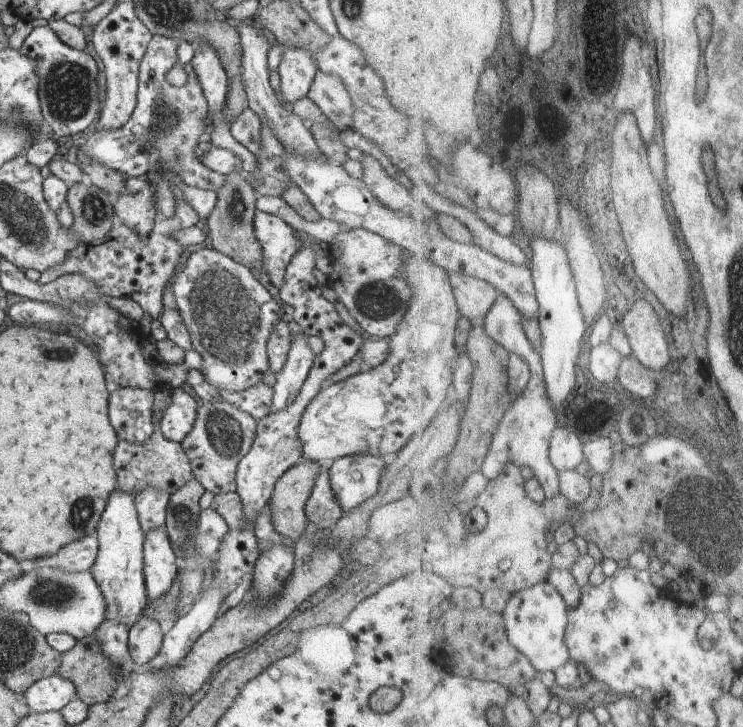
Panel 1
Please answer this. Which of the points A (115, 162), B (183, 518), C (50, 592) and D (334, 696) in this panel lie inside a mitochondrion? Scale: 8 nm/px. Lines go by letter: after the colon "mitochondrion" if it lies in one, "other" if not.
A: other
B: mitochondrion
C: mitochondrion
D: other

